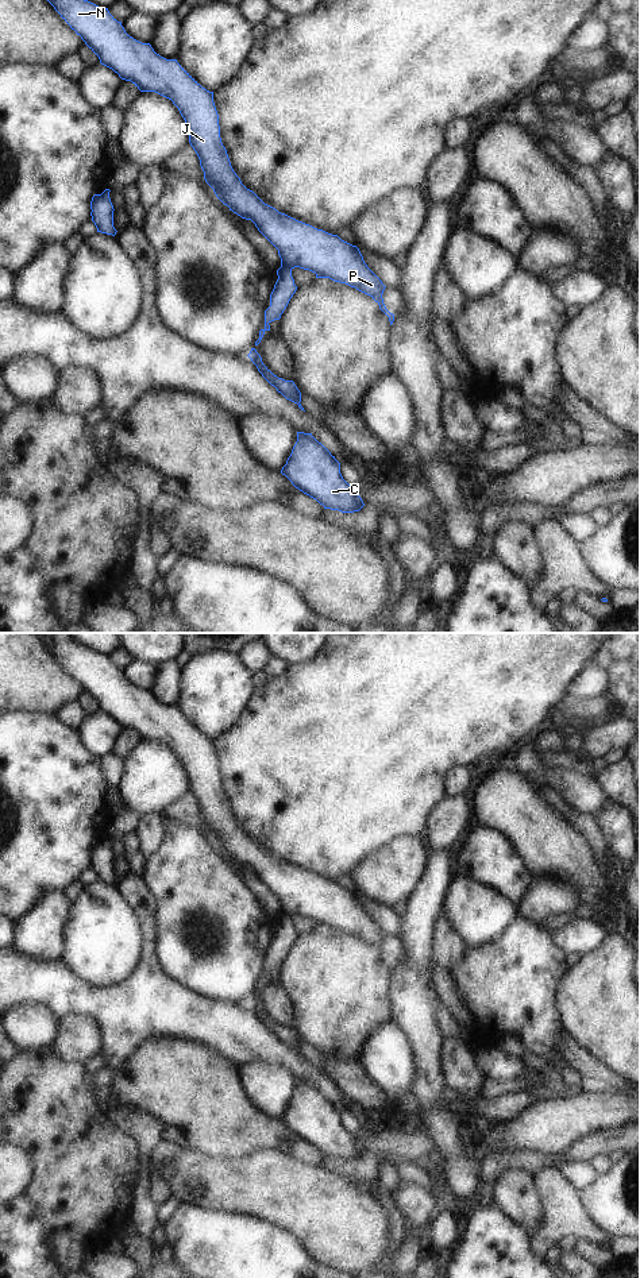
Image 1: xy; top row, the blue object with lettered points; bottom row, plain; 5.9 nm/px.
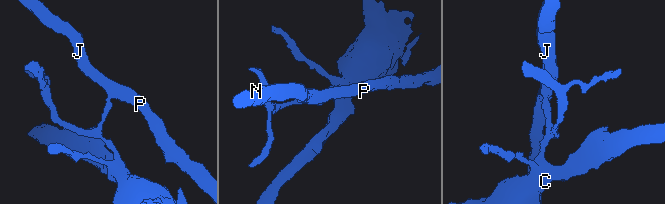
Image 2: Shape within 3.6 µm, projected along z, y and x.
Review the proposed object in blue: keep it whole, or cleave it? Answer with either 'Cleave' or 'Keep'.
Cleave

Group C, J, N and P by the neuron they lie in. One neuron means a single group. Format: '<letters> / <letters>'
C / J N P

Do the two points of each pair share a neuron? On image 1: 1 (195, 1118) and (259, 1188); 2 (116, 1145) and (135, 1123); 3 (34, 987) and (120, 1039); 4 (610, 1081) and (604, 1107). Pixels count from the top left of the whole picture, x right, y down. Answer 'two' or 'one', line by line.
1: two
2: two
3: one
4: two

